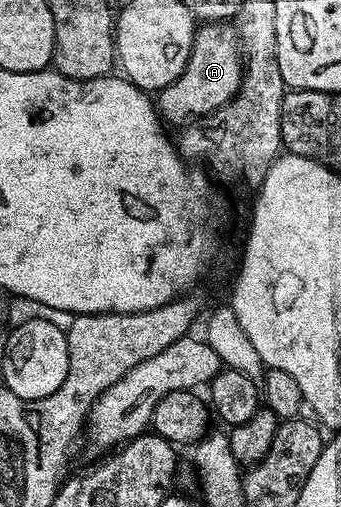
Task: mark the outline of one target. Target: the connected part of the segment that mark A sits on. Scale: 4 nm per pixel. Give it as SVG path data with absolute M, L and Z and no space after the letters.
M205 22L193 36L193 49L183 74L156 93L155 107L166 125L184 125L192 112L208 114L229 103L236 96L240 85L241 47L237 44L237 33L228 23Z

